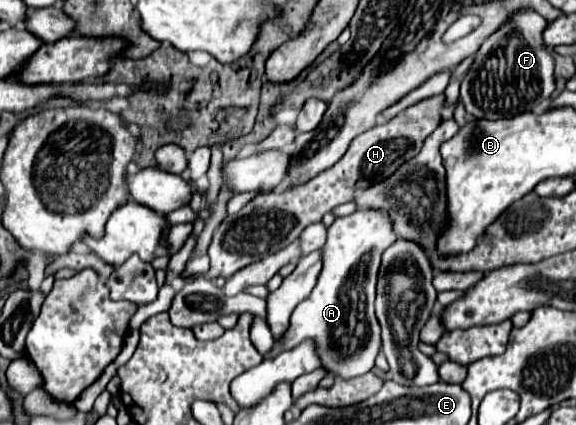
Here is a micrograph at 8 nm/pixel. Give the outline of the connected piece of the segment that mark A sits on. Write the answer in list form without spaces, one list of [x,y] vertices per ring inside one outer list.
[[[360,208],[350,216],[336,218],[336,222],[328,228],[328,242],[322,250],[322,272],[318,276],[318,284],[314,286],[312,294],[302,300],[290,318],[290,328],[286,330],[284,338],[274,344],[272,352],[266,358],[274,358],[276,354],[294,348],[306,338],[312,338],[318,346],[318,354],[322,358],[322,366],[338,376],[338,378],[354,378],[366,374],[374,366],[374,358],[380,350],[380,324],[374,316],[374,296],[376,296],[376,278],[380,268],[382,252],[396,242],[396,234],[392,230],[392,218],[386,210],[374,208]]]

